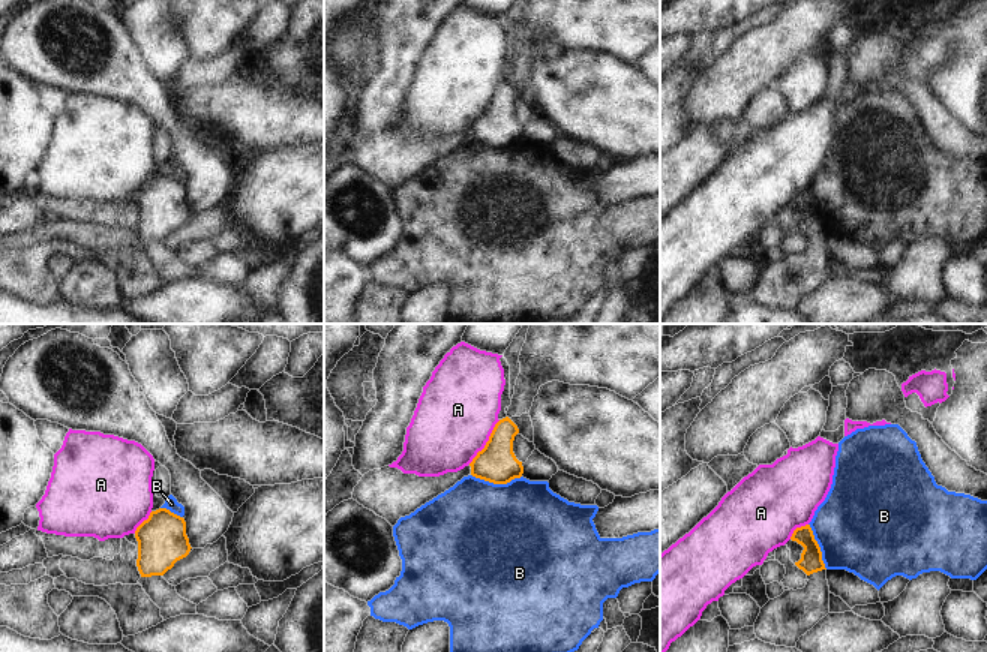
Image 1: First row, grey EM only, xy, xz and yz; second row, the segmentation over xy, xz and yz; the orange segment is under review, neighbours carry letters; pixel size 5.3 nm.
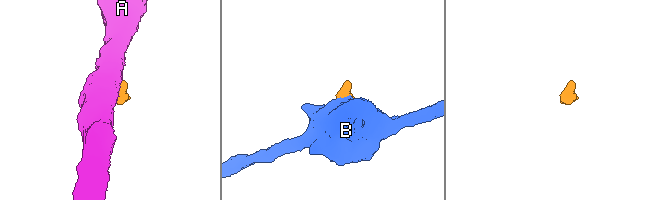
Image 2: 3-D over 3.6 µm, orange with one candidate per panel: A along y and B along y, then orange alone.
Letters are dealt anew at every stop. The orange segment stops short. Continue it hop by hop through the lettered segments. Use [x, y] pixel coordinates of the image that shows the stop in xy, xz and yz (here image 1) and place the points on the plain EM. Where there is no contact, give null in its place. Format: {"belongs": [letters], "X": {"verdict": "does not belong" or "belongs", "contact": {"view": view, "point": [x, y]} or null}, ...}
{"belongs": [], "A": {"verdict": "does not belong", "contact": {"view": "xz", "point": [486, 107]}}, "B": {"verdict": "does not belong", "contact": {"view": "xz", "point": [497, 147]}}}

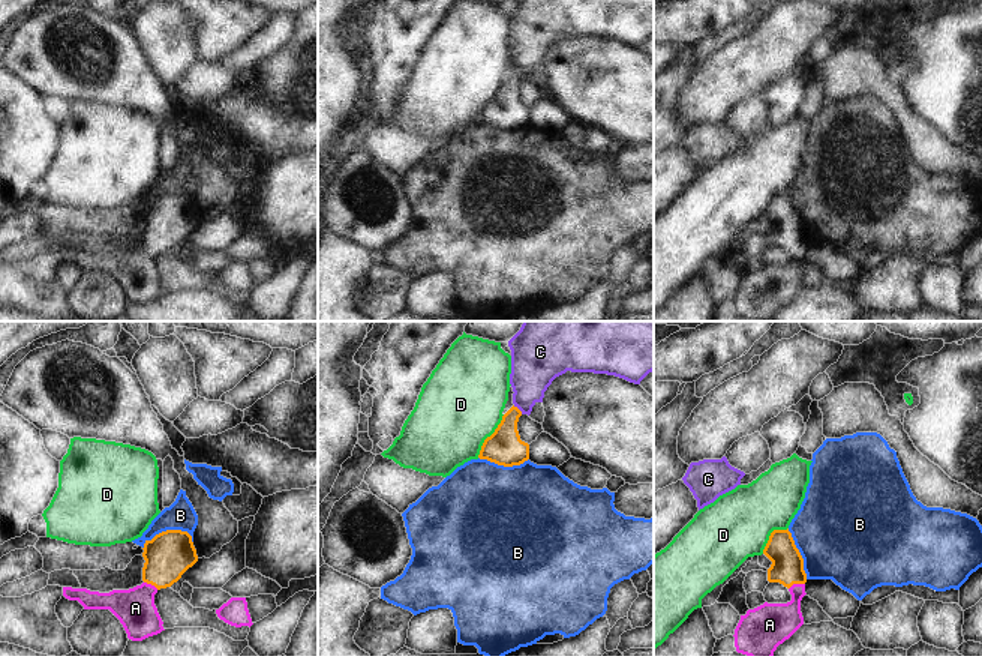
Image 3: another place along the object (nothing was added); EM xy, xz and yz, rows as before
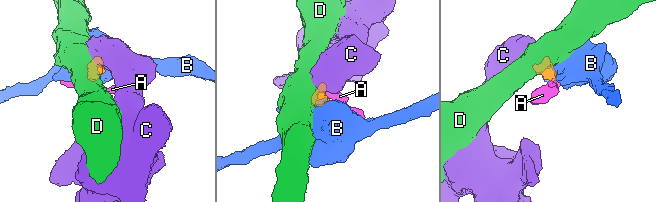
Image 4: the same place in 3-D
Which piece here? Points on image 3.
{"belongs": ["A"], "A": {"verdict": "belongs", "contact": {"view": "yz", "point": [796, 246]}}, "B": {"verdict": "does not belong", "contact": {"view": "xy", "point": [167, 194]}}, "C": {"verdict": "does not belong", "contact": {"view": "xz", "point": [517, 72]}}, "D": {"verdict": "does not belong", "contact": {"view": "xz", "point": [490, 99]}}}

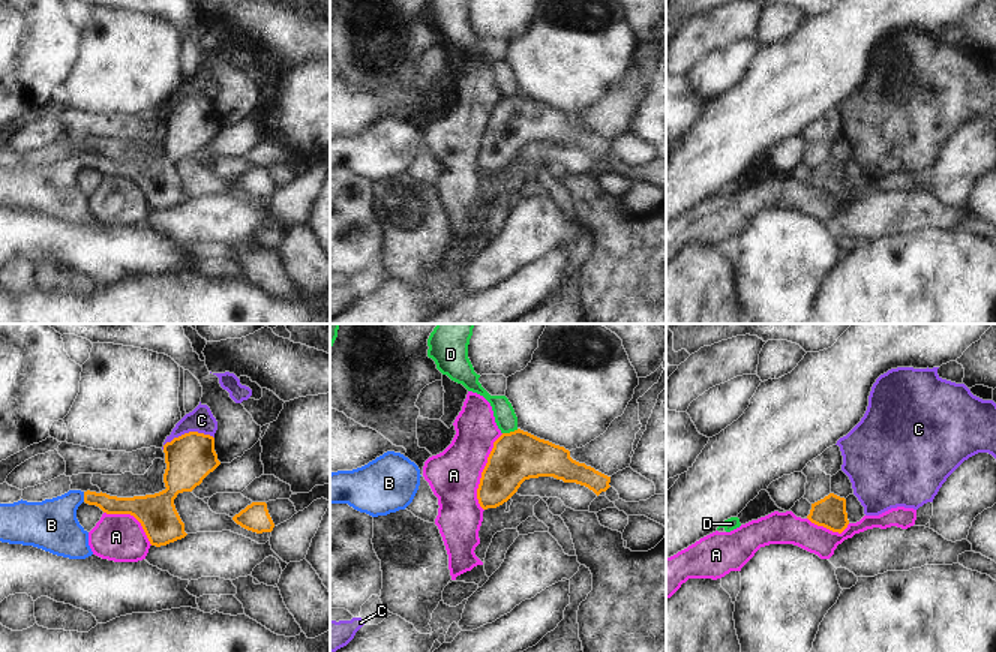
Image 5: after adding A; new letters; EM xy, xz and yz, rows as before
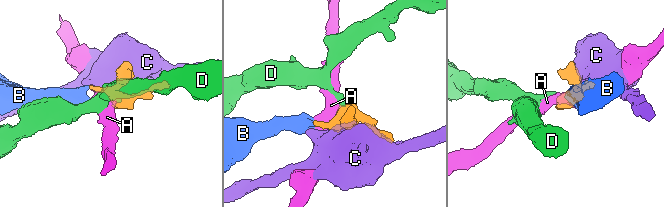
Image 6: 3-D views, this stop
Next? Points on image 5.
{"belongs": ["B"], "A": {"verdict": "does not belong", "contact": {"view": "xz", "point": [482, 137]}}, "B": {"verdict": "belongs", "contact": {"view": "xy", "point": [84, 161]}}, "C": {"verdict": "does not belong", "contact": {"view": "xy", "point": [186, 98]}}, "D": {"verdict": "does not belong", "contact": {"view": "xz", "point": [510, 96]}}}

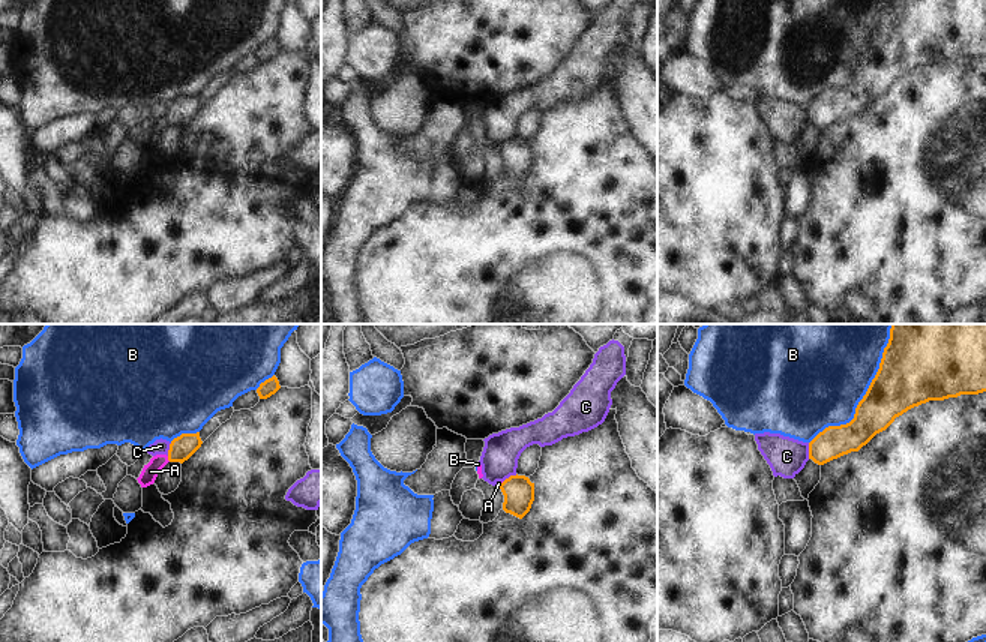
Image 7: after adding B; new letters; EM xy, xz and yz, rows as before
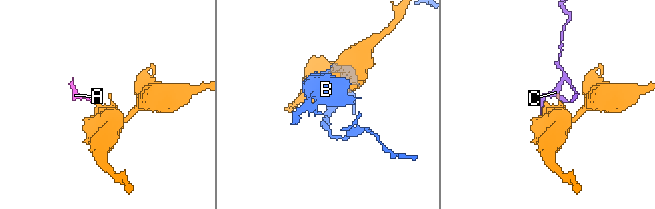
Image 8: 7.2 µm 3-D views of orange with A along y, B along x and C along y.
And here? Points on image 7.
{"belongs": ["A"], "A": {"verdict": "belongs", "contact": {"view": "xy", "point": [168, 123]}}, "B": {"verdict": "does not belong", "contact": {"view": "yz", "point": [862, 63]}}, "C": {"verdict": "does not belong", "contact": {"view": "yz", "point": [809, 114]}}}

